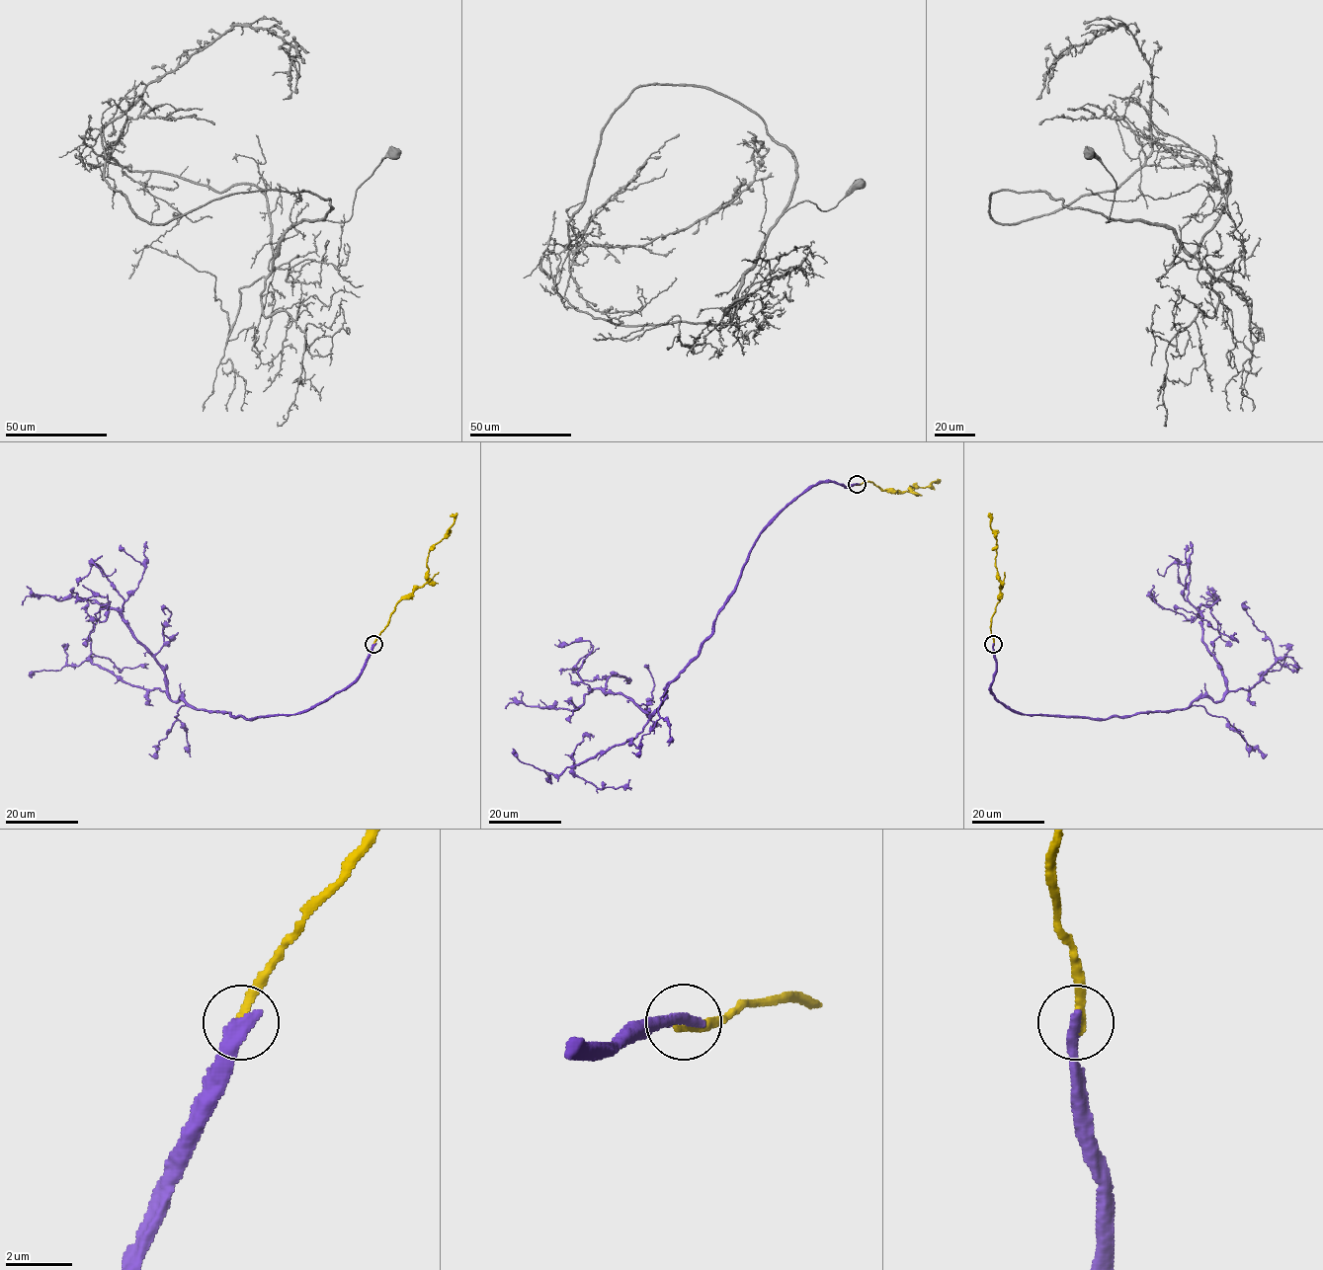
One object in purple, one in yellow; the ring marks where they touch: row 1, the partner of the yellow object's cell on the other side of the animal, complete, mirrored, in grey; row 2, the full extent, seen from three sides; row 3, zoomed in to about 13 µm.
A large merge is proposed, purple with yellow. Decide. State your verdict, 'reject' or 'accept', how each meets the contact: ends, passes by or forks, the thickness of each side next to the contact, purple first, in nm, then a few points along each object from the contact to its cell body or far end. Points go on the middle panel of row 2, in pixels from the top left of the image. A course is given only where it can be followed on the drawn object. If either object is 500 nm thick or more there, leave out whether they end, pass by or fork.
reject | purple ends | yellow ends | 440/240 nm | purple via (857, 484), (819, 482), (762, 531), (711, 634), (650, 717), (584, 683), (589, 641), (554, 644) | yellow via (857, 485), (870, 482), (883, 490), (909, 491), (910, 486), (927, 487), (940, 479)

